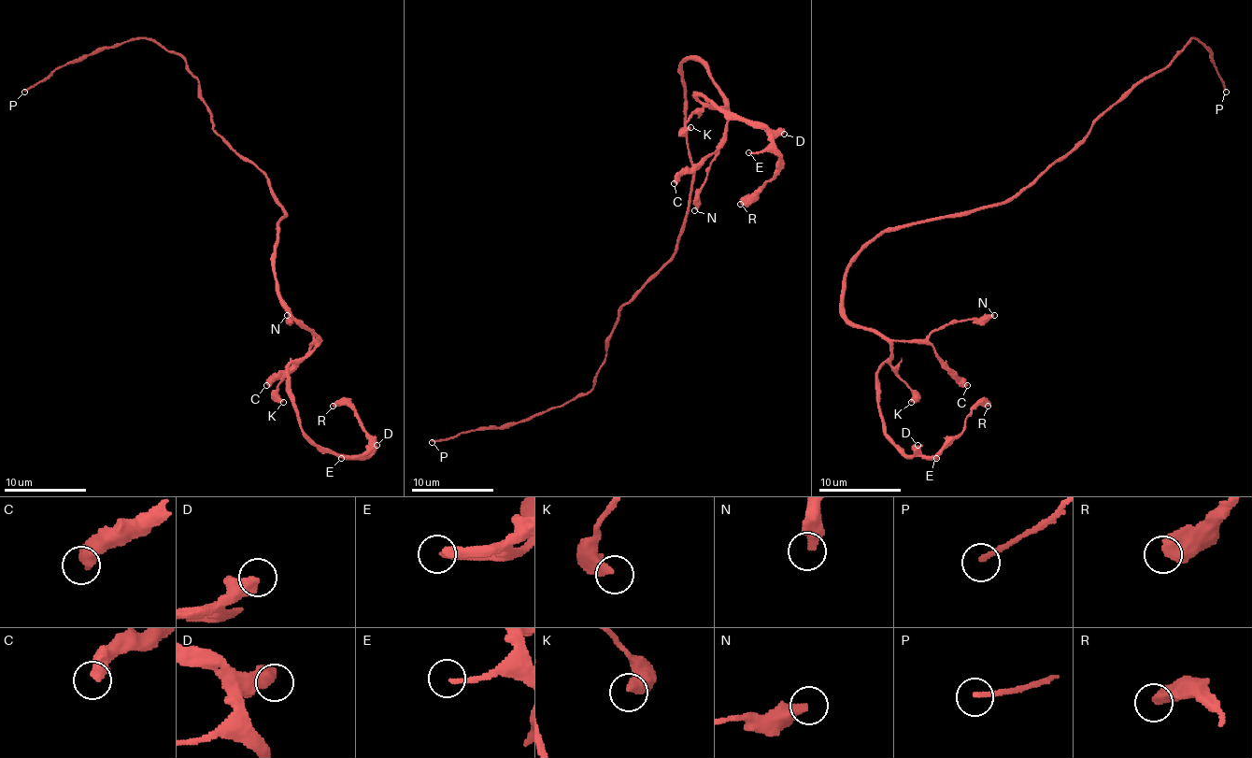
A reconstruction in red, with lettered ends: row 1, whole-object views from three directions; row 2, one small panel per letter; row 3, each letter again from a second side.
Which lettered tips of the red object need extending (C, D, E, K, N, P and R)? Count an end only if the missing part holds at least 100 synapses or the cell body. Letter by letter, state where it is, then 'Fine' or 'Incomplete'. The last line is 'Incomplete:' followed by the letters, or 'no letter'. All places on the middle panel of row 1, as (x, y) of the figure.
C: Place: (674, 183). Fine
D: Place: (784, 134). Fine
E: Place: (748, 152). Fine
K: Place: (690, 127). Fine
N: Place: (694, 210). Fine
P: Place: (432, 442). Incomplete
R: Place: (740, 204). Fine
Incomplete: P

